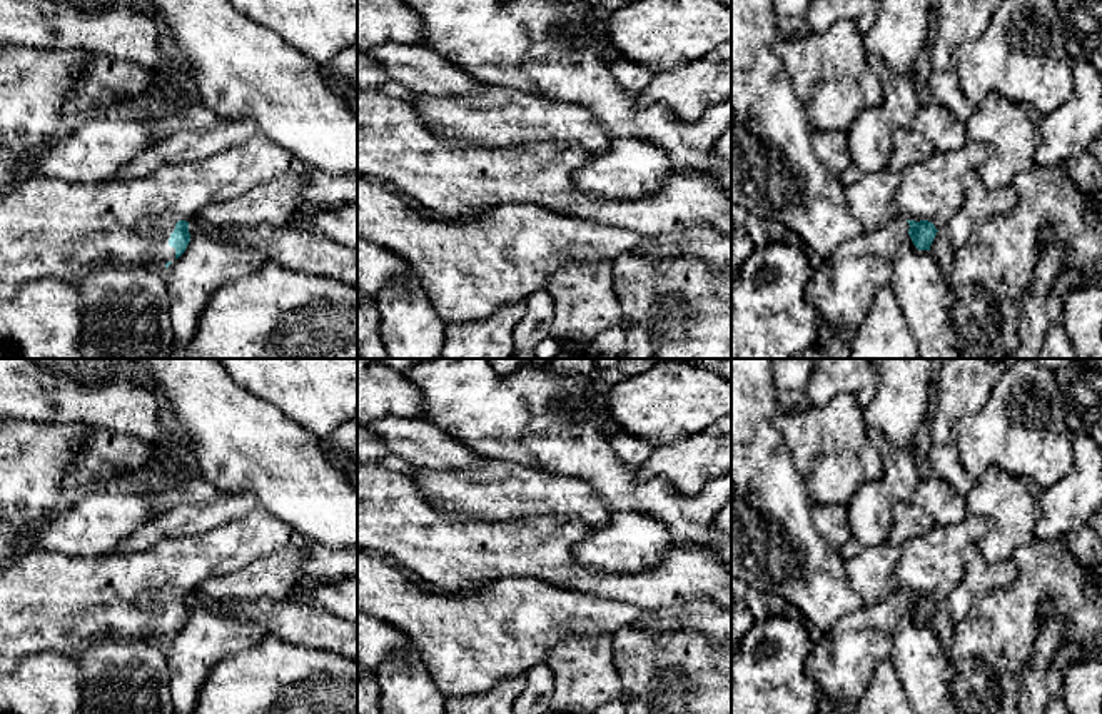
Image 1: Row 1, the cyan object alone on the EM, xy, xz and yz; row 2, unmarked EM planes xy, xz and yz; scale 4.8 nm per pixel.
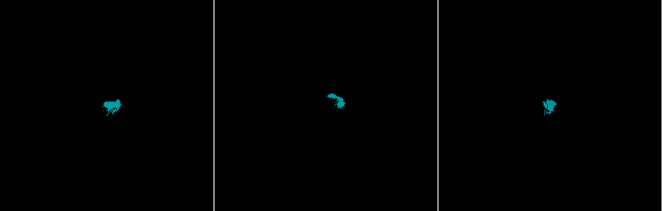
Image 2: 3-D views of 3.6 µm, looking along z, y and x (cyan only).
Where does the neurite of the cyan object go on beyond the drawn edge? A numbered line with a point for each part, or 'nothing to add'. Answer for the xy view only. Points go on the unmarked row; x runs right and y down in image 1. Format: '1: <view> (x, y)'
1: xy (49, 601)

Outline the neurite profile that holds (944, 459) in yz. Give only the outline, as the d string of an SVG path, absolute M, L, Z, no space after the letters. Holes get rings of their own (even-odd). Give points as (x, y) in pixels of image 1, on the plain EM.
M953 444L932 445L928 464L935 477L948 482L958 494L967 495L975 479L963 469Z

